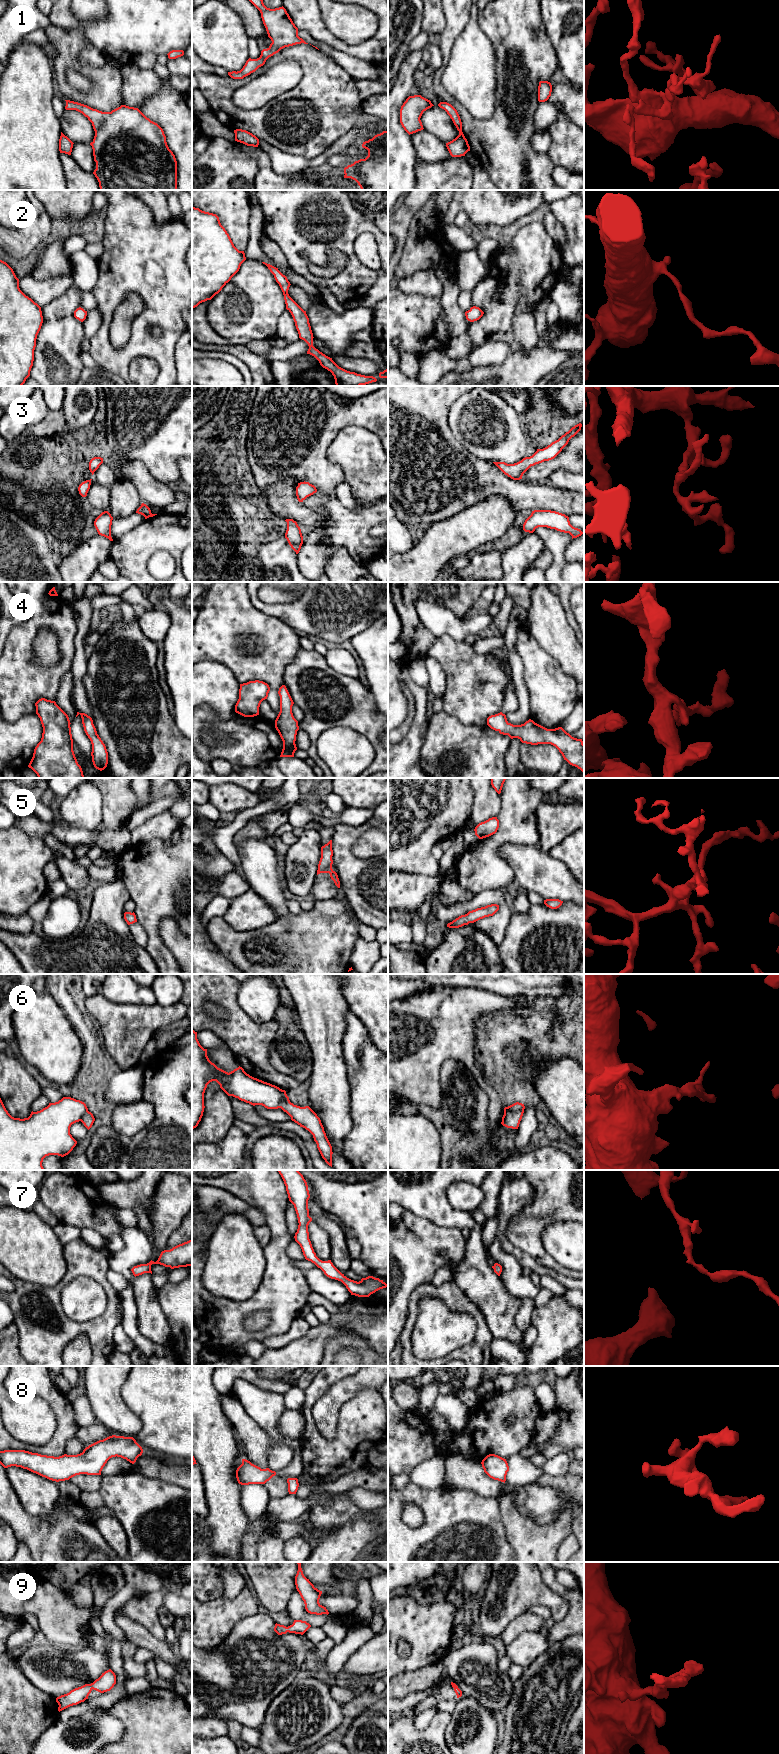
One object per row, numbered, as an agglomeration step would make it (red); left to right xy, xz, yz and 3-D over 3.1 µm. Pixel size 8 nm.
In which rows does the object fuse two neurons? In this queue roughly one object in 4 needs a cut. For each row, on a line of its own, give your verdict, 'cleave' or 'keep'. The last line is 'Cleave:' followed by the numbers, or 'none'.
1: keep
2: keep
3: keep
4: keep
5: keep
6: cleave
7: keep
8: keep
9: keep
Cleave: 6

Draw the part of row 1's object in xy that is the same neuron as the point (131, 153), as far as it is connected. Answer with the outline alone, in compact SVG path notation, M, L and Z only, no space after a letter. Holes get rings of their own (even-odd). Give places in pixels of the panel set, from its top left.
M65 101L66 110L76 110L92 123L95 136L90 145L96 162L93 174L100 190L177 190L177 161L157 123L138 108L126 105L102 112L78 102Z

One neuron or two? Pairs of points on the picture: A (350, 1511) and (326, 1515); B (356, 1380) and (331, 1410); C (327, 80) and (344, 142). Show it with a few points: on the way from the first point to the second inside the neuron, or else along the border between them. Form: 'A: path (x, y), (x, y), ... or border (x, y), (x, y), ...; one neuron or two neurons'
A: path (344, 1511), (339, 1511), (332, 1515); one neuron
B: path (349, 1387), (333, 1403); one neuron
C: border (354, 124), (324, 151); two neurons

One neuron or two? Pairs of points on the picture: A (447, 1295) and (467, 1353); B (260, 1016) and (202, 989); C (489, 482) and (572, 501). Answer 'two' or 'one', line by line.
A: one
B: two
C: one

